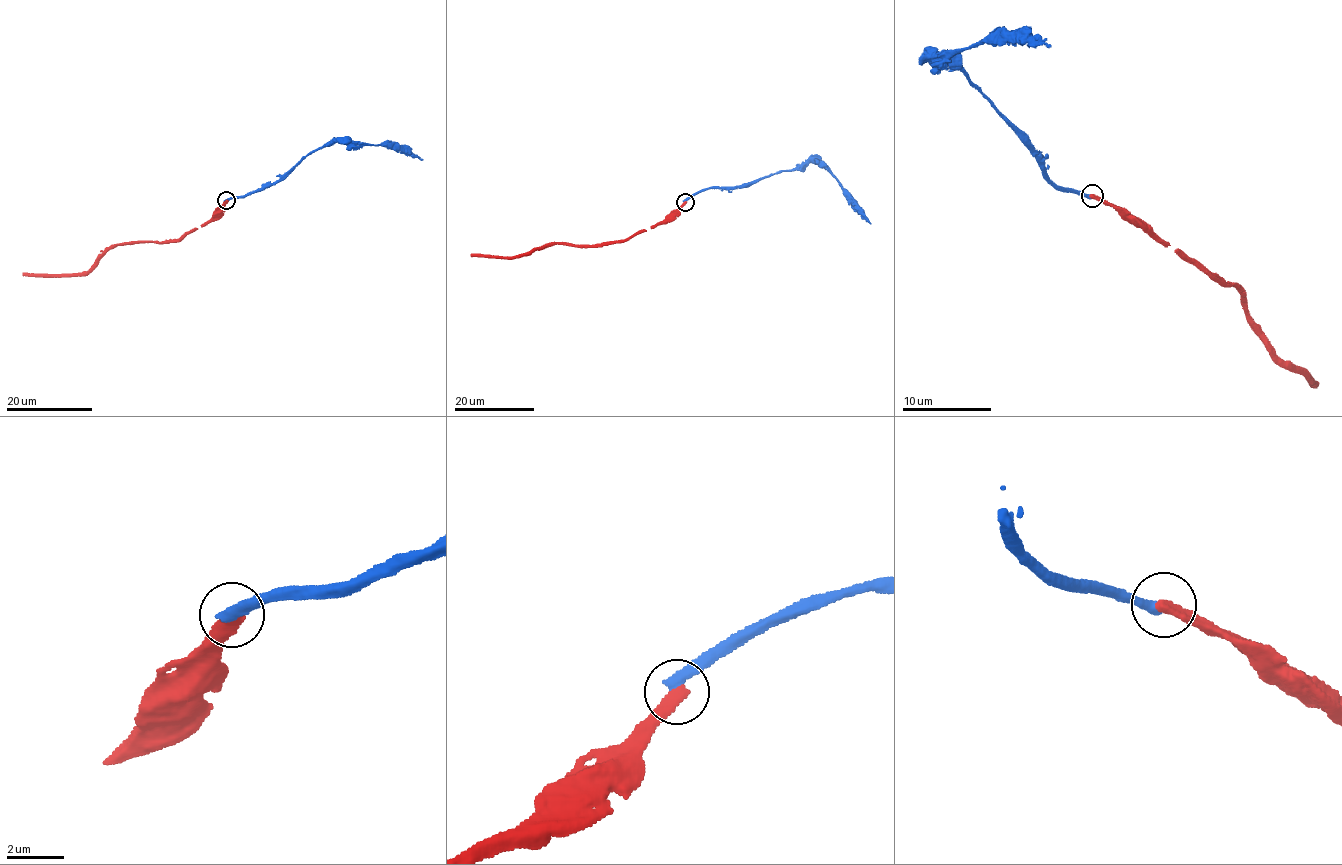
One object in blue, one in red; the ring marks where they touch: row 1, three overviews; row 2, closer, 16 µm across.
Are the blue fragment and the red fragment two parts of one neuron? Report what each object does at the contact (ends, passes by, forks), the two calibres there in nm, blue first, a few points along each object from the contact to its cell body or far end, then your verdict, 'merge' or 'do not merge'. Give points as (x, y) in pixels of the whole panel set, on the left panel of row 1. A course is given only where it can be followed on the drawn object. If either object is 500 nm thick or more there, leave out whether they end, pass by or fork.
blue ends; red ends; calibres 420 and 440 nm; course blue (226, 200), (283, 180), (306, 156), (338, 141), (407, 149), (422, 160); course red (226, 200), (209, 221), (186, 232), (179, 240), (119, 243), (103, 251), (87, 272), (22, 272); do not merge

